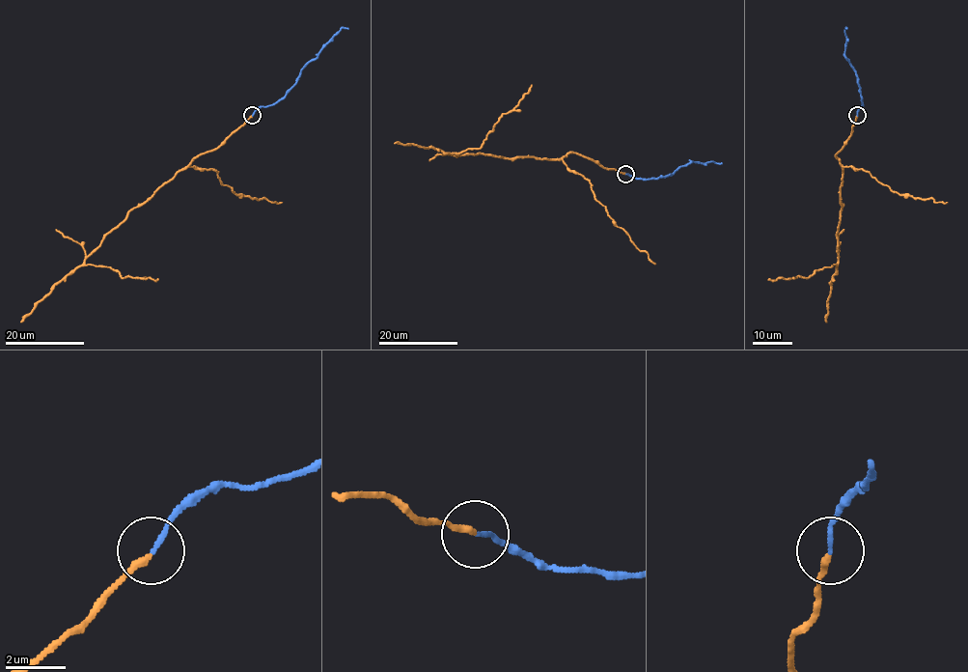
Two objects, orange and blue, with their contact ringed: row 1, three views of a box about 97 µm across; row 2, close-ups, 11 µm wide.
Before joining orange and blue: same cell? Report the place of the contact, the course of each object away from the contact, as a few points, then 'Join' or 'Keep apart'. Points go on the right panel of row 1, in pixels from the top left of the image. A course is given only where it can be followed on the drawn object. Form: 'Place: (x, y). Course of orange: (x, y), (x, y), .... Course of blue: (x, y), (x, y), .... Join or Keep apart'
Place: (857, 115). Course of orange: (857, 115), (852, 134), (835, 154), (842, 167), (837, 265), (816, 269), (807, 277), (767, 279). Course of blue: (857, 115), (863, 105), (862, 97), (856, 70), (844, 56), (845, 29). Keep apart

